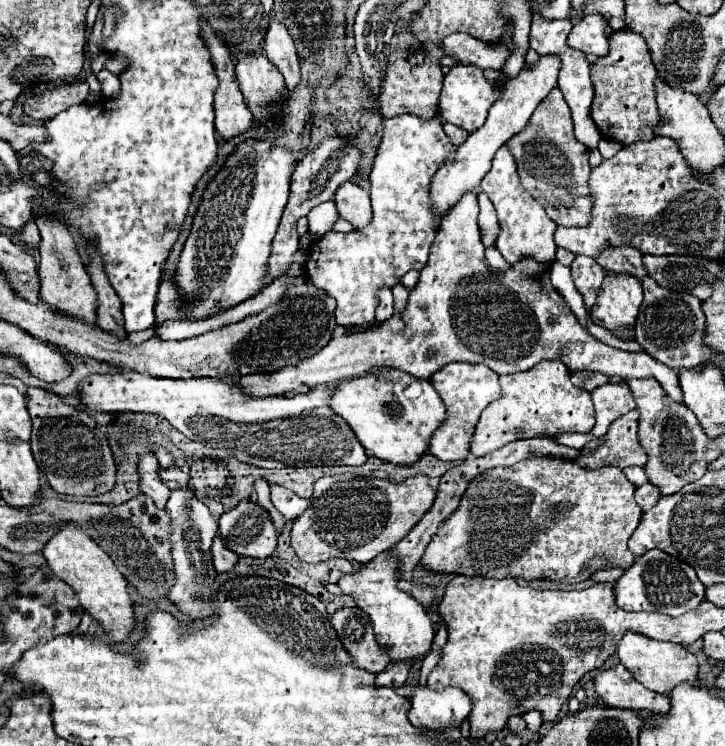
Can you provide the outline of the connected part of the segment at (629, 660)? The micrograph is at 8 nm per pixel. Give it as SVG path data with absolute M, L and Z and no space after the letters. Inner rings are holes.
M624 632L622 642L618 642L616 654L618 654L620 662L634 674L634 678L654 692L668 694L680 682L694 684L694 680L698 676L696 656L692 652L688 652L684 646L650 640L638 632Z

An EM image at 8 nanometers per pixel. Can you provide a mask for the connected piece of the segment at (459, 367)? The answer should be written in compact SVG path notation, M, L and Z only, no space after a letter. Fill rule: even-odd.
M454 362L434 372L430 382L446 406L446 420L434 430L434 436L430 438L430 444L428 444L428 452L440 460L462 460L468 456L468 442L472 438L480 412L492 400L502 396L502 390L498 386L498 374L486 366Z

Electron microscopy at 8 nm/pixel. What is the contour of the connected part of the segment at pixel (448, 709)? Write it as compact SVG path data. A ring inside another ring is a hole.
M414 682L410 684L410 692L408 718L414 726L438 730L450 724L460 724L472 710L470 698L460 688L450 686L444 690L432 690Z

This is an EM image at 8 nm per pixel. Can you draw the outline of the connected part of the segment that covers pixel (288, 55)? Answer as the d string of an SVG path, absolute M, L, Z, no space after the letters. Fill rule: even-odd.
M278 18L270 20L268 32L264 36L264 52L282 72L282 76L286 80L286 88L292 90L300 80L298 54L296 54L296 48L294 48L294 40L288 34L288 28Z

